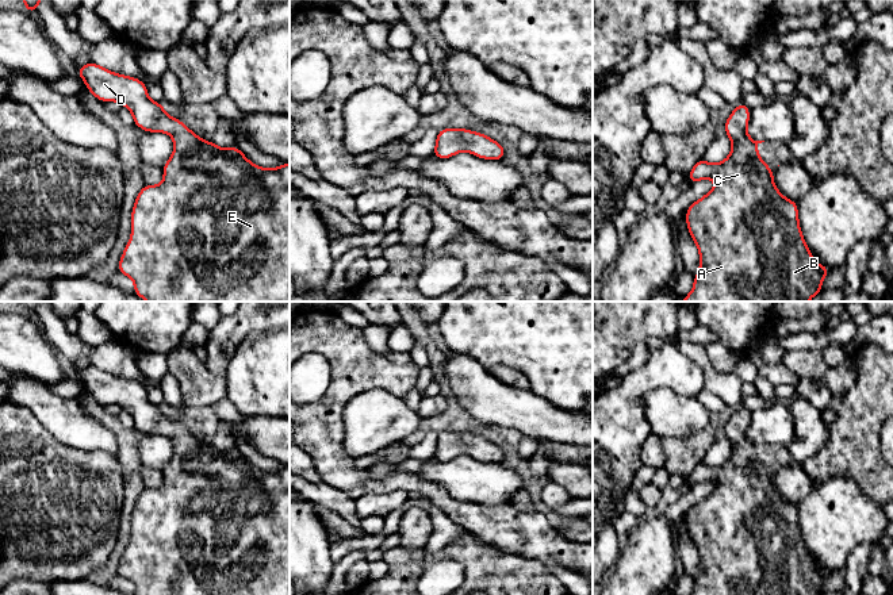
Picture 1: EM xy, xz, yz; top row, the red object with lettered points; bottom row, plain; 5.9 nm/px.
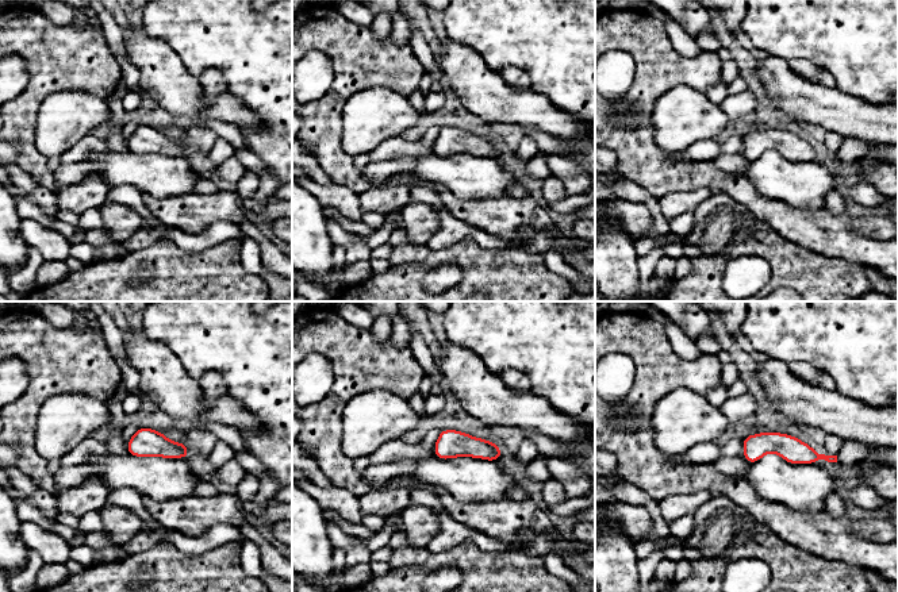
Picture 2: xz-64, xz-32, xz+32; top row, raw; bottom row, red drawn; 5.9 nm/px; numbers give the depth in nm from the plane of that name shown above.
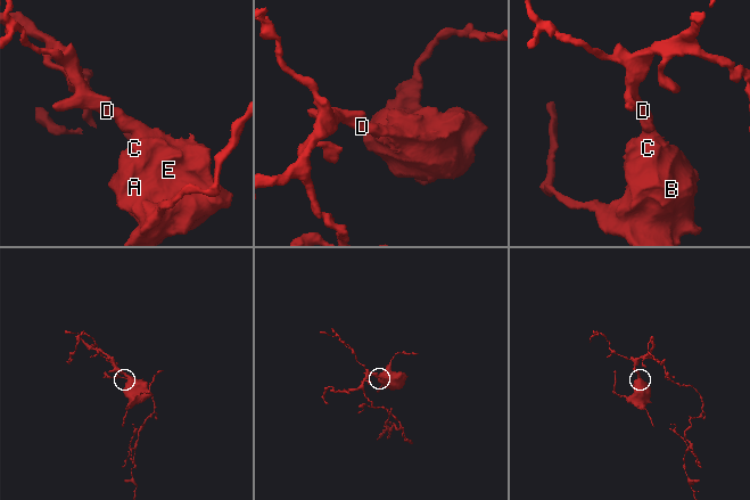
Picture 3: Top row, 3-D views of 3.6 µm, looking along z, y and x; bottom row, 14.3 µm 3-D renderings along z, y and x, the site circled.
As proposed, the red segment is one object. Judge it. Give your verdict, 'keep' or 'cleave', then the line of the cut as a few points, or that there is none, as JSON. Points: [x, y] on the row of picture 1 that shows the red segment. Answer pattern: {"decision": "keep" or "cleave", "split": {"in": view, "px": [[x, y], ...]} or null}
{"decision": "keep", "split": null}

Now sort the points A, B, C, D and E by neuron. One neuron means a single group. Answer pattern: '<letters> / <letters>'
A B C D E

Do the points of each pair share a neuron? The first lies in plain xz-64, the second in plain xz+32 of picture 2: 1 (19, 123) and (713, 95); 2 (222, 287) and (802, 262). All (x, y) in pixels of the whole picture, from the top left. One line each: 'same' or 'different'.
1: different
2: same

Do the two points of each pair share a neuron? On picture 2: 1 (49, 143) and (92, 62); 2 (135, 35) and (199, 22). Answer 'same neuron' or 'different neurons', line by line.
1: different neurons
2: different neurons

